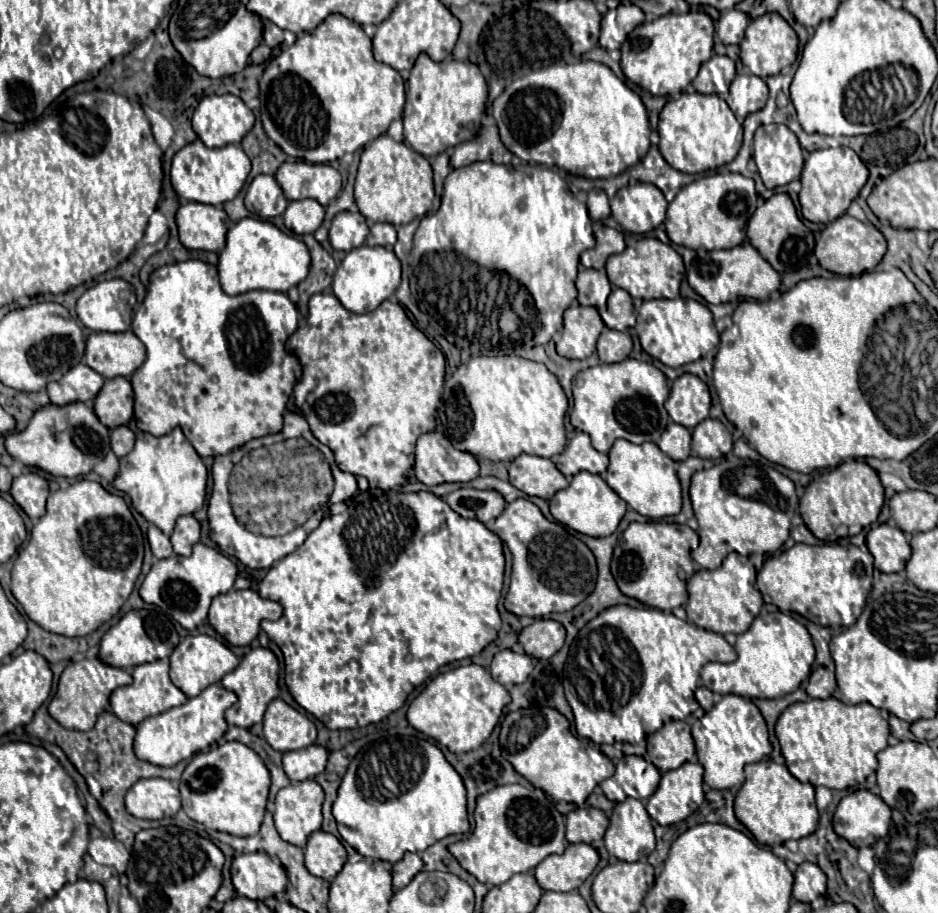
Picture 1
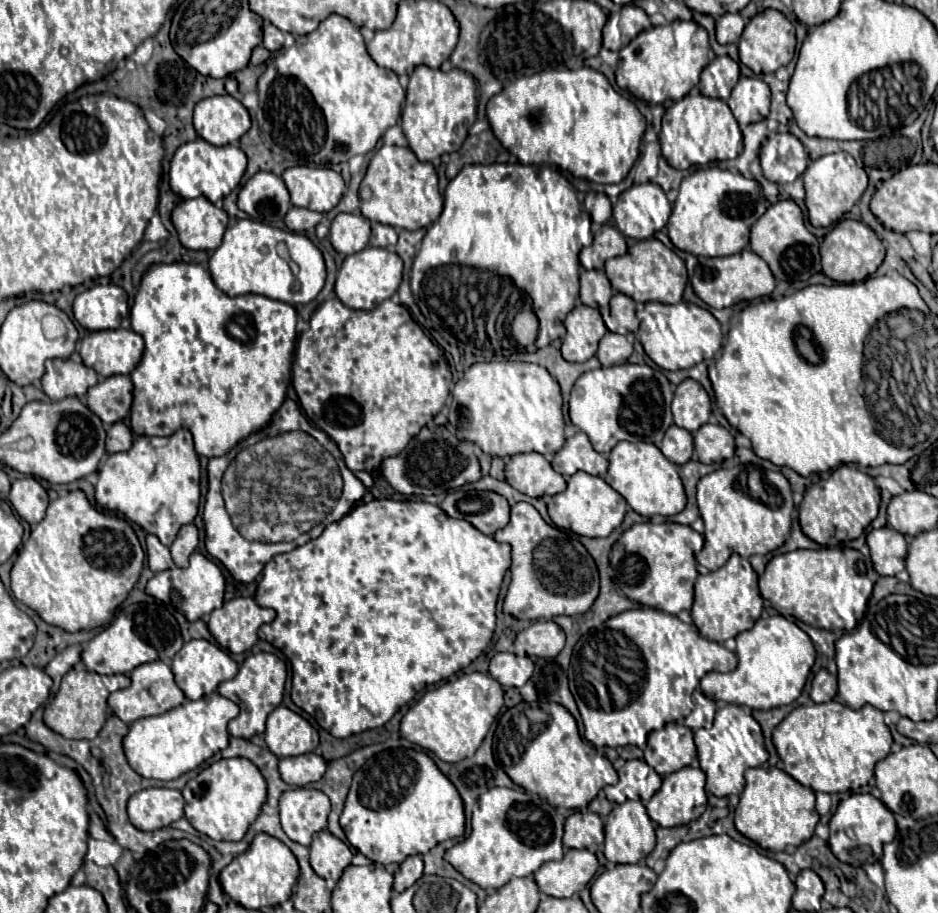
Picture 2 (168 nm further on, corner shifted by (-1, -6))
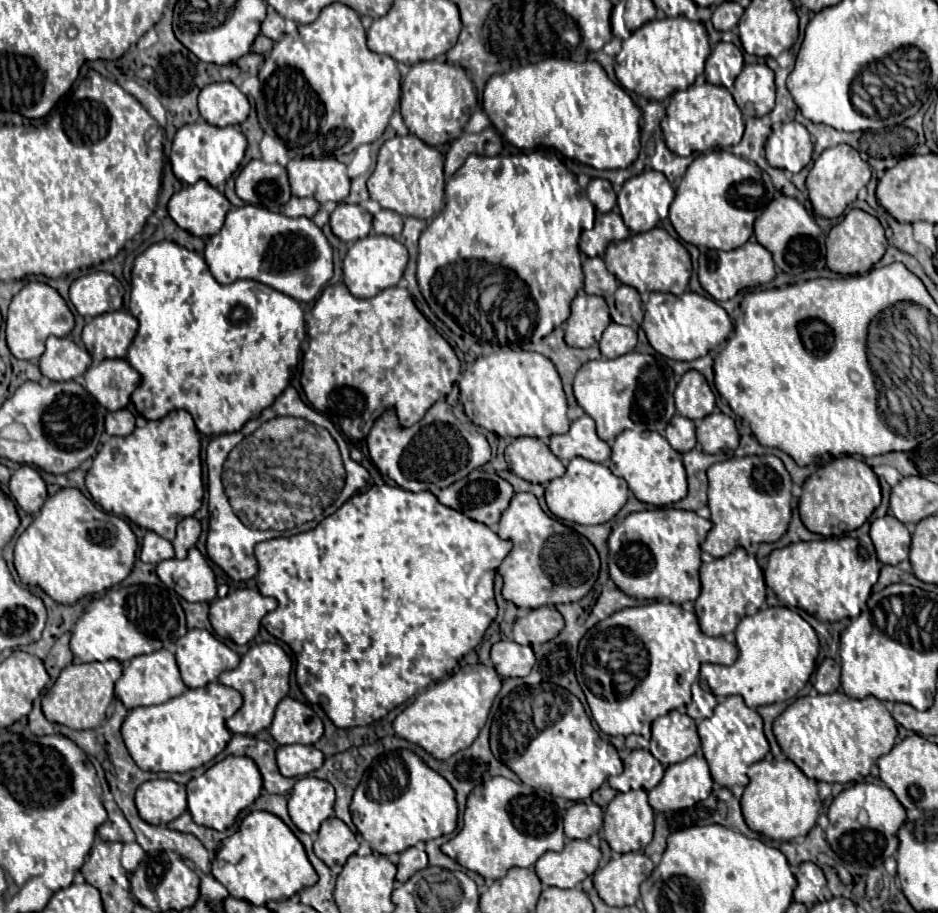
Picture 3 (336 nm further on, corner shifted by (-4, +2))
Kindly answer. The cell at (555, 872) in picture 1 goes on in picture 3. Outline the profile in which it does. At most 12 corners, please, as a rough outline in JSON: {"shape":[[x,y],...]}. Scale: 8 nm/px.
{"shape":[[570,840],[536,862],[544,886],[576,888],[602,858],[588,840]]}

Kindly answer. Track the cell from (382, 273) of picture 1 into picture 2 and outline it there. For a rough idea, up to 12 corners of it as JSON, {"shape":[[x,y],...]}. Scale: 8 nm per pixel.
{"shape":[[367,246],[345,258],[335,294],[373,310],[401,284],[403,260]]}

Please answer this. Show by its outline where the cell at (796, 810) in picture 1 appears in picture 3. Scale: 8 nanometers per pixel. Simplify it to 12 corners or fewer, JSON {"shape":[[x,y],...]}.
{"shape":[[794,762],[748,768],[742,816],[750,830],[788,842],[814,828],[816,780]]}

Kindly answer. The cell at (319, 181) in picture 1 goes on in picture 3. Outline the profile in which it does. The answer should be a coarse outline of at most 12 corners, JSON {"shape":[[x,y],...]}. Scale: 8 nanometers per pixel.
{"shape":[[333,157],[290,160],[294,196],[344,202],[346,166]]}

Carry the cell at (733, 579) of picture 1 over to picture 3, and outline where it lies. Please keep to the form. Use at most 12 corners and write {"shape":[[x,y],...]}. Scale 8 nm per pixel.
{"shape":[[754,554],[702,564],[700,630],[724,636],[766,601]]}

